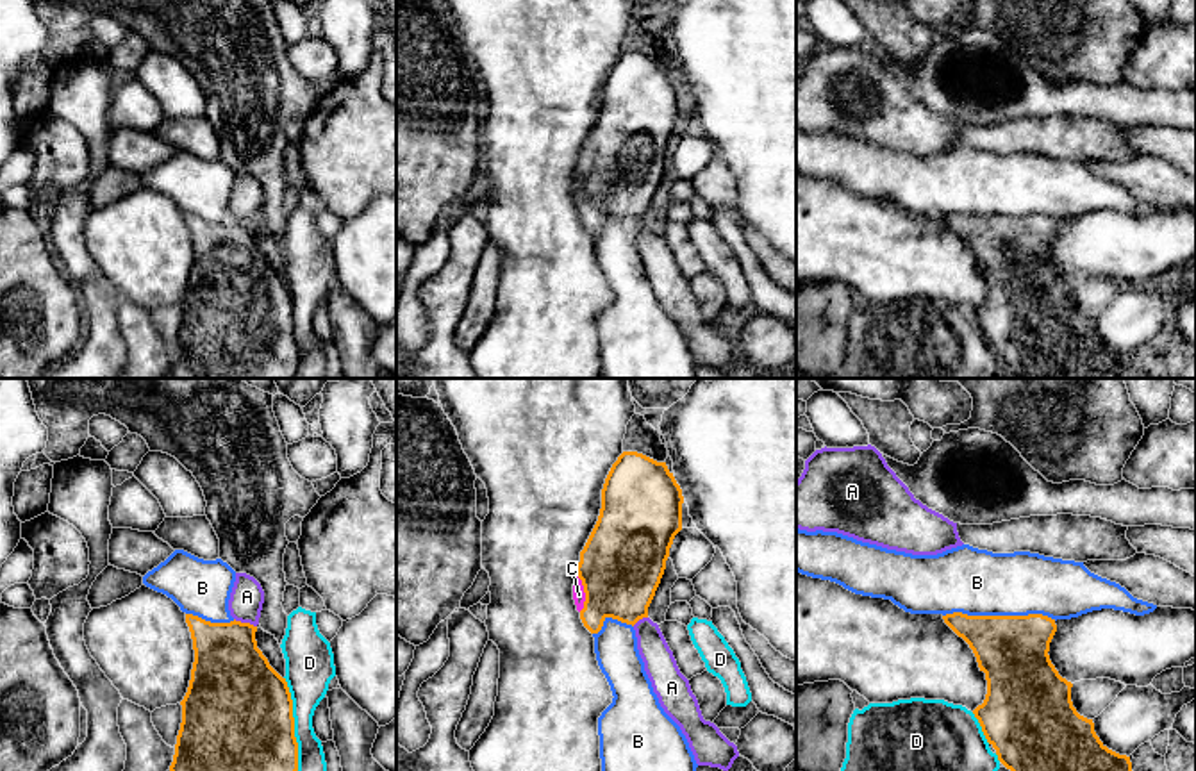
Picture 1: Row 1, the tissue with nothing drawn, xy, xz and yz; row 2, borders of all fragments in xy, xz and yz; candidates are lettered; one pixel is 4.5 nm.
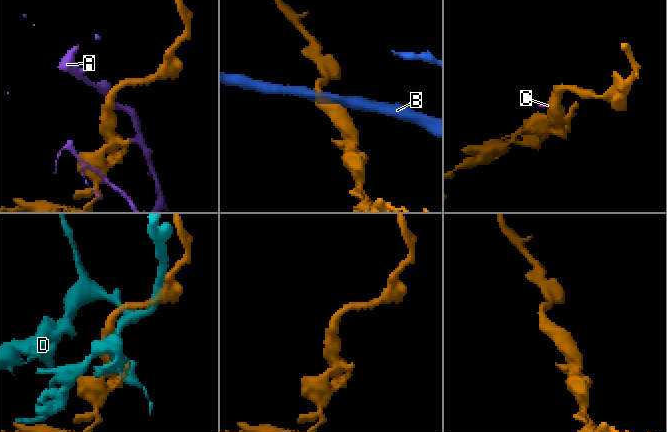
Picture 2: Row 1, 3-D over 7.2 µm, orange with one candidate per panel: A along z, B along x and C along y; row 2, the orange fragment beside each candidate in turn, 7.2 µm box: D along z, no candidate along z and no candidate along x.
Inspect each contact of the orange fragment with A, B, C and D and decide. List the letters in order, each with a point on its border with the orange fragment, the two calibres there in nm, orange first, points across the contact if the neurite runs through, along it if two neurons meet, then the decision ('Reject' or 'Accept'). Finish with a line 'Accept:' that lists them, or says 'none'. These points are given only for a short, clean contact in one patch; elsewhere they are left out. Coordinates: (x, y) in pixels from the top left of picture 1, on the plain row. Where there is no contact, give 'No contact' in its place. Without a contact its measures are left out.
A: Touches orange at xy (245, 223). Thickness 360 nm (orange) against 150 nm. Reject
B: Touches orange at yz (1000, 216). Thickness 320 nm (orange) against 300 nm. Reject
C: Touches orange at xz (586, 195). Thickness 380 nm (orange) against 60 nm. Path across: xz (622, 165), (586, 195), (579, 195). Accept
D: Touches orange at xy (293, 327). Thickness 500 nm (orange) against 200 nm. Reject
Accept: C

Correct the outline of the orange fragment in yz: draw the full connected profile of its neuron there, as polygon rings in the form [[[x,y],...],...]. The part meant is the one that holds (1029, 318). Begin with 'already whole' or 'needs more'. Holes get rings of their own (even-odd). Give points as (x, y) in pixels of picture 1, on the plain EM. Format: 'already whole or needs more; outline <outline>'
already whole; outline [[[953,212],[944,223],[973,250],[985,273],[987,294],[973,314],[998,361],[1019,378],[1137,378],[1130,357],[1109,350],[1092,319],[1076,312],[1071,287],[1050,261],[1055,220],[1028,216],[968,216]]]

